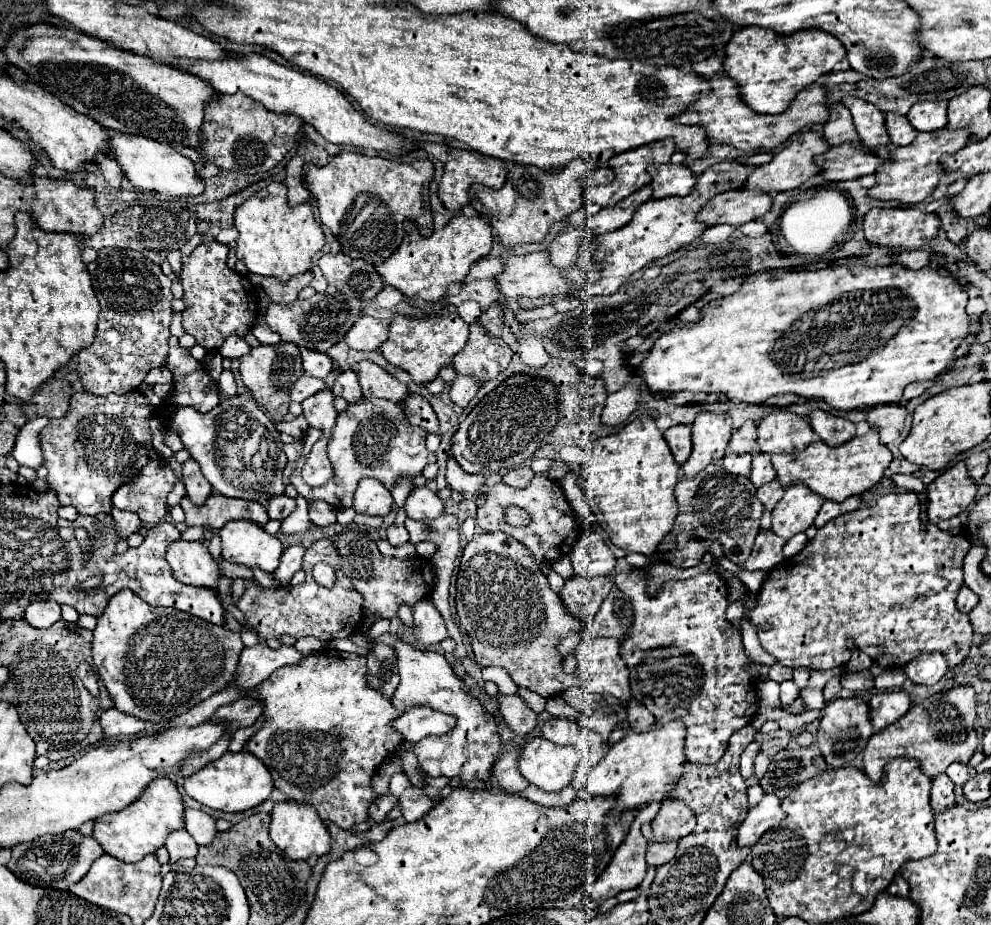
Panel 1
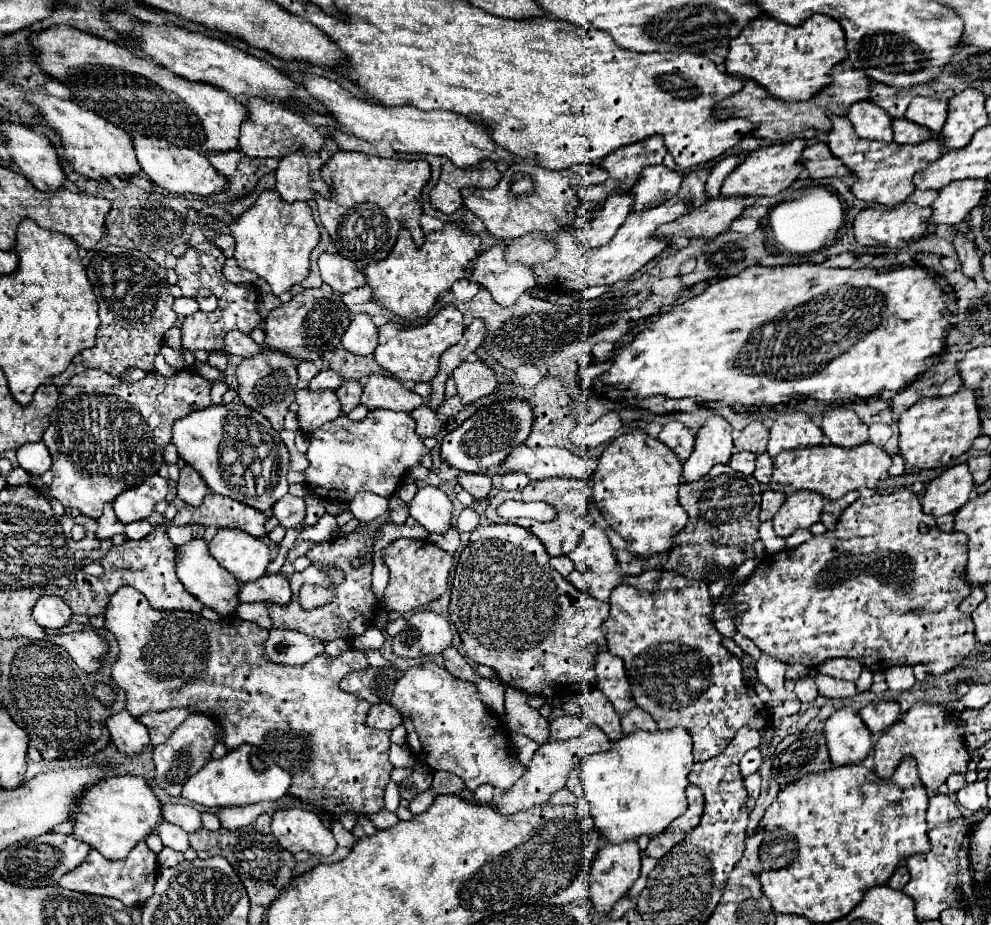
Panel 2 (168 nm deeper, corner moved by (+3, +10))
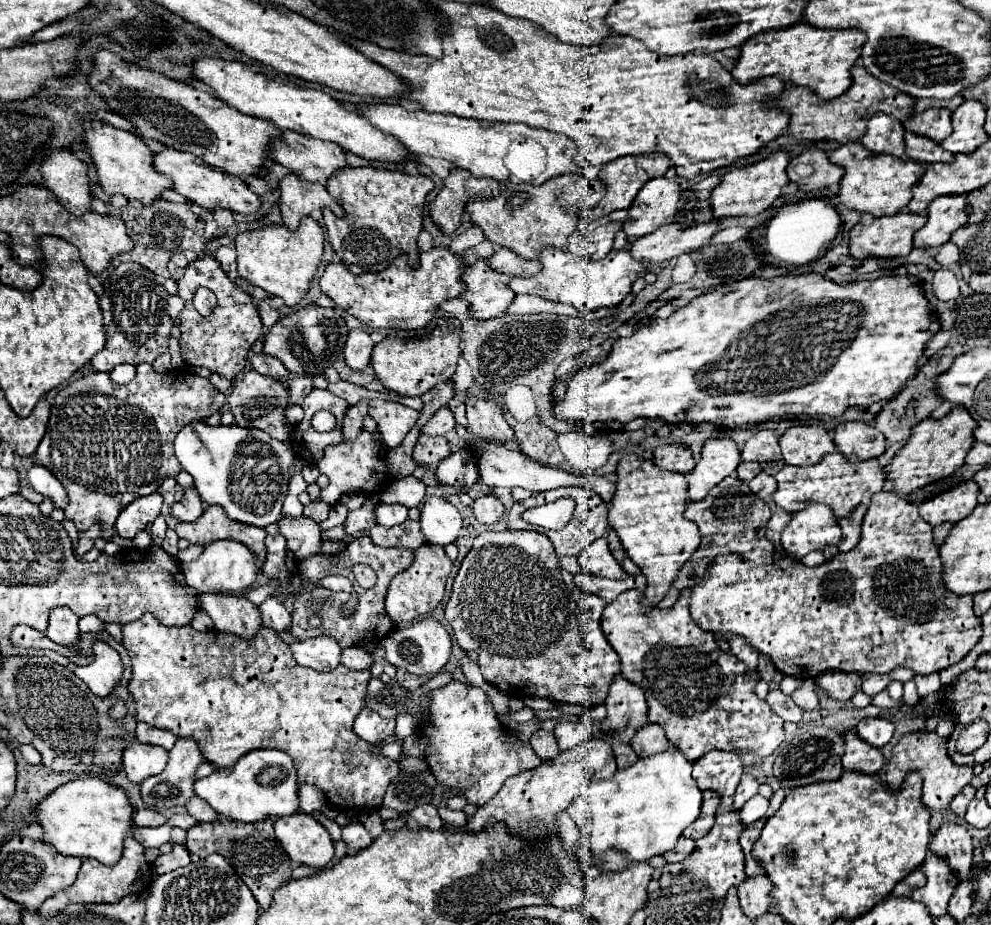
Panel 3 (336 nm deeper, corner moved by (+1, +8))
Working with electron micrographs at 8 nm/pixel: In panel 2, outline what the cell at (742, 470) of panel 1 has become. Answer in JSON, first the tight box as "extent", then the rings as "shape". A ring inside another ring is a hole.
{"extent":[730,453,756,475],"shape":[[[736,453],[736,455],[732,455],[732,459],[730,459],[730,467],[734,469],[734,471],[740,471],[740,473],[744,473],[744,475],[752,475],[754,473],[754,465],[756,465],[756,455],[752,455],[752,453]]]}

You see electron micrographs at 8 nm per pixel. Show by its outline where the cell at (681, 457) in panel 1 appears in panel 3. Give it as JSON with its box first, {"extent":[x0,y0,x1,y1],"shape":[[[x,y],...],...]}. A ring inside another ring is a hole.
{"extent":[654,443,694,473],"shape":[[[666,443],[658,445],[654,451],[654,463],[668,471],[688,473],[694,467],[692,451],[682,443]]]}

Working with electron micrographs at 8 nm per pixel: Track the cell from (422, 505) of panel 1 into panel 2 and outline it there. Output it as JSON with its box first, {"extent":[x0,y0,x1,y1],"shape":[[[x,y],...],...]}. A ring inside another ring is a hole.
{"extent":[410,487,452,535],"shape":[[[422,487],[412,499],[410,517],[414,517],[428,533],[442,535],[450,529],[452,501],[438,487]]]}

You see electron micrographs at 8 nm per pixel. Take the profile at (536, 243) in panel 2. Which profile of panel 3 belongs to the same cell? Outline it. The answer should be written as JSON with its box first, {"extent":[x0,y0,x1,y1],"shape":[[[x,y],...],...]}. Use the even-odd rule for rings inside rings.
{"extent":[488,247,542,277],"shape":[[[502,247],[498,249],[490,259],[488,259],[490,267],[502,273],[510,273],[514,277],[528,277],[534,275],[542,269],[542,265],[538,263],[538,259],[530,261],[530,259],[522,259],[520,255],[514,255],[514,251]]]}

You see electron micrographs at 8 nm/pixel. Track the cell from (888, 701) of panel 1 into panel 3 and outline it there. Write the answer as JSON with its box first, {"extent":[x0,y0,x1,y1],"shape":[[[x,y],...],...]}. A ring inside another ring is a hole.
{"extent":[856,717,894,747],"shape":[[[866,717],[856,725],[856,733],[866,743],[870,743],[874,747],[882,747],[892,739],[894,723],[884,717]]]}

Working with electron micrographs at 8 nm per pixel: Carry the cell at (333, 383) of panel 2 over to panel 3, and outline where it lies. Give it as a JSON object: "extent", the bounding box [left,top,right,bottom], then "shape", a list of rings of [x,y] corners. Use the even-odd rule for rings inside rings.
{"extent":[328,379,382,405],"shape":[[[342,379],[336,381],[336,383],[328,383],[328,389],[334,395],[346,399],[350,405],[356,403],[356,401],[360,401],[360,399],[380,399],[382,397],[382,393],[378,393],[378,391],[368,391],[366,387],[360,387],[360,385],[342,381]]]}

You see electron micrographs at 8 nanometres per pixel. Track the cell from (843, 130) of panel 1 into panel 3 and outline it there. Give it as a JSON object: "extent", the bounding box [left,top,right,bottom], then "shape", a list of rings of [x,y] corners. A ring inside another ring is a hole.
{"extent":[830,141,926,217],"shape":[[[850,141],[840,145],[840,149],[830,153],[830,161],[836,165],[842,165],[846,169],[842,181],[840,181],[840,201],[854,211],[870,213],[874,217],[882,215],[894,215],[900,209],[908,205],[912,199],[912,185],[924,175],[926,165],[914,163],[912,159],[898,159],[886,153],[872,153],[866,147],[862,147],[860,141]]]}

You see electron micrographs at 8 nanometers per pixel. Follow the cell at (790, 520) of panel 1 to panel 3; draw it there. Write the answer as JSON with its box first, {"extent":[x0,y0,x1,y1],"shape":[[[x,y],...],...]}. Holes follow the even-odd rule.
{"extent":[780,503,840,559],"shape":[[[808,503],[802,511],[792,513],[790,523],[784,527],[780,543],[786,555],[802,559],[814,549],[824,549],[828,543],[838,543],[840,525],[834,519],[830,507],[820,503]]]}

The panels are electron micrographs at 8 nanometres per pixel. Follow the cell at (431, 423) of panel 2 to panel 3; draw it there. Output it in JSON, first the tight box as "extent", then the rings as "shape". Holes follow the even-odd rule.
{"extent":[414,433,450,465],"shape":[[[420,433],[416,445],[414,445],[414,461],[420,465],[430,465],[434,461],[442,461],[450,455],[450,447],[446,437],[432,437],[426,433]]]}

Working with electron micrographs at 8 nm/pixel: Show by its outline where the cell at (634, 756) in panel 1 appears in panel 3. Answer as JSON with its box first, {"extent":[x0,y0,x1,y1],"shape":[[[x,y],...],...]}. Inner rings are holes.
{"extent":[588,747,702,871],"shape":[[[676,747],[650,755],[648,759],[636,759],[626,769],[616,769],[610,779],[596,779],[588,785],[588,803],[592,807],[590,849],[600,855],[598,863],[602,871],[620,871],[632,861],[646,861],[654,855],[662,855],[676,847],[682,831],[700,815],[702,791],[692,777],[692,761],[688,761]]]}

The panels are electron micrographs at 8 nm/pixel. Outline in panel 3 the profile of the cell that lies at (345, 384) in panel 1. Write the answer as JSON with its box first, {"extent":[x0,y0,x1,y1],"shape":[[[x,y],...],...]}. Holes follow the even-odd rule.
{"extent":[344,399,368,439],"shape":[[[360,399],[356,405],[350,405],[344,417],[344,439],[354,439],[358,435],[358,431],[362,429],[362,419],[368,413],[368,401]]]}

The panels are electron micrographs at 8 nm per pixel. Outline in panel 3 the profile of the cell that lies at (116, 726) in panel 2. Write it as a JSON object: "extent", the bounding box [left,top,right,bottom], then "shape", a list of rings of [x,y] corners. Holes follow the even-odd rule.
{"extent":[122,739,168,783],"shape":[[[136,739],[126,743],[122,765],[134,783],[142,783],[150,775],[162,773],[168,761],[168,751],[162,747],[150,747],[150,743],[138,743]]]}

